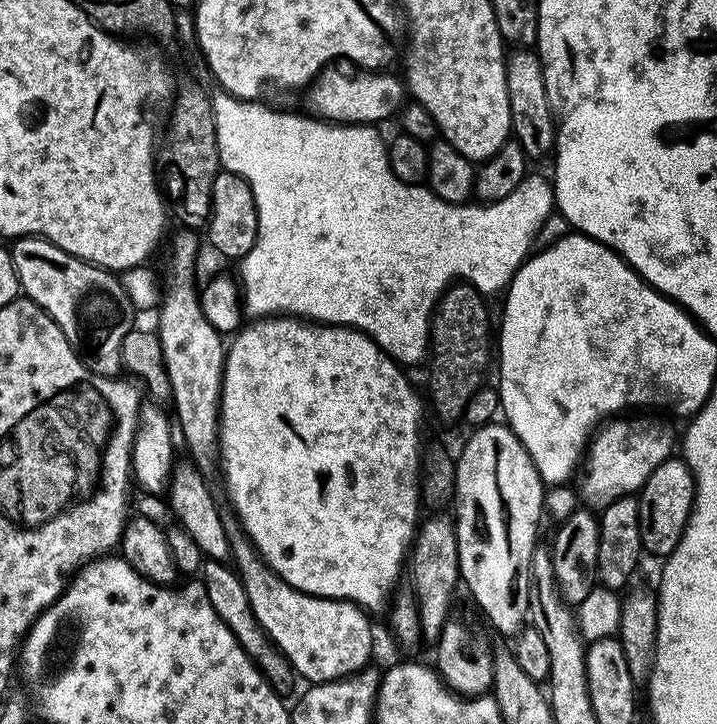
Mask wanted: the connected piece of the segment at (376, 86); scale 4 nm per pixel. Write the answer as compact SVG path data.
M329 66L307 85L307 111L313 117L334 124L383 125L383 120L399 117L406 103L403 79L388 71L392 70L349 70L344 66Z

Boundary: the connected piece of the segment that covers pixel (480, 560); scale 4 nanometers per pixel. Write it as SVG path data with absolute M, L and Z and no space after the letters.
M507 423L484 424L468 441L464 444L460 456L456 460L456 498L454 501L454 519L456 522L456 537L458 538L458 562L460 563L460 579L463 587L468 587L468 592L472 595L472 600L484 611L484 616L501 632L504 636L515 638L524 631L526 621L530 616L530 593L532 591L532 556L535 554L538 541L536 541L536 531L540 528L540 515L545 515L545 493L546 485L541 480L530 454L522 446L522 442Z

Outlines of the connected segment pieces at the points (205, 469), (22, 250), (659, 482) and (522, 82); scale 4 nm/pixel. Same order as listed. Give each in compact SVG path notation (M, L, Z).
M180 232L172 240L172 249L168 252L168 269L162 272L163 288L162 299L158 305L158 313L160 312L160 328L158 327L158 335L161 340L162 354L164 355L165 370L169 374L170 386L173 388L173 398L171 407L176 407L174 416L182 422L182 431L186 436L186 452L191 458L191 461L196 465L200 472L211 474L212 471L217 471L218 461L220 459L220 391L222 390L222 382L224 381L224 358L226 355L226 340L225 337L218 331L214 330L214 326L210 326L210 322L206 322L206 318L202 312L200 305L200 292L198 284L196 288L196 255L200 252L200 244L196 241L196 236L192 232Z
M38 236L13 239L10 251L21 293L40 304L58 322L62 334L66 334L70 346L74 346L80 361L90 371L99 376L119 377L122 340L138 319L126 290L120 285L119 275L66 254L66 250Z
M683 458L663 460L658 470L654 470L650 478L646 478L644 487L638 493L640 501L638 522L642 530L644 552L647 555L667 558L675 550L688 525L695 497L696 480L692 477L692 471Z
M516 48L507 53L506 94L510 98L512 136L522 146L529 161L544 160L553 155L556 142L556 122L546 94L546 82L539 55L532 48Z

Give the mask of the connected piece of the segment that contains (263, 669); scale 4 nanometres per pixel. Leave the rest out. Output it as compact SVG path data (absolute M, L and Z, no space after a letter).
M205 559L202 569L202 587L210 606L222 618L222 622L234 634L234 638L242 646L242 650L256 663L261 674L268 679L273 690L282 698L299 698L303 696L306 682L294 670L294 666L283 656L272 639L261 630L259 622L254 618L248 600L242 595L240 578L227 563Z

